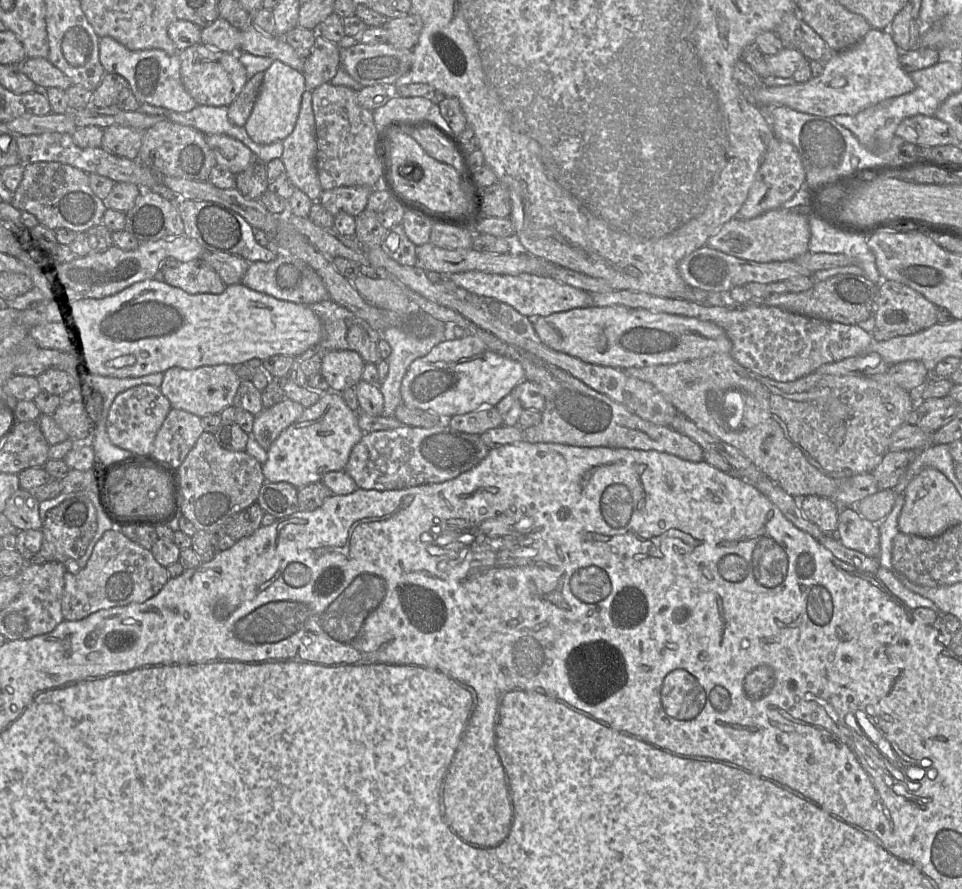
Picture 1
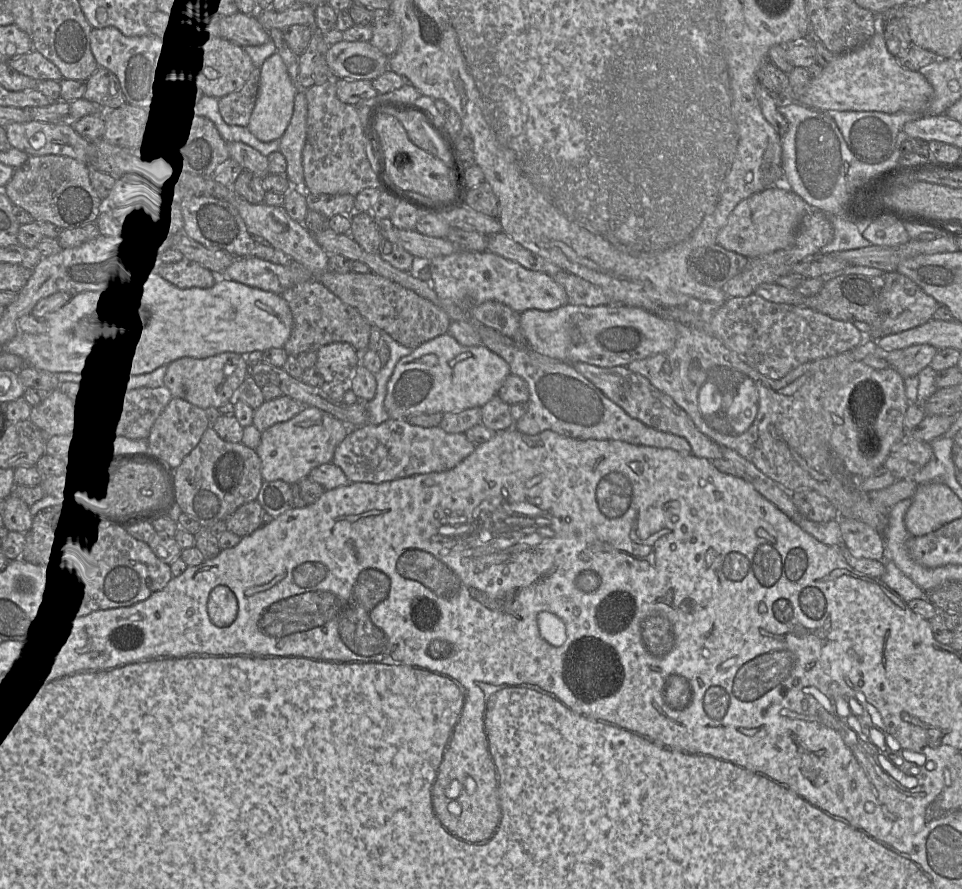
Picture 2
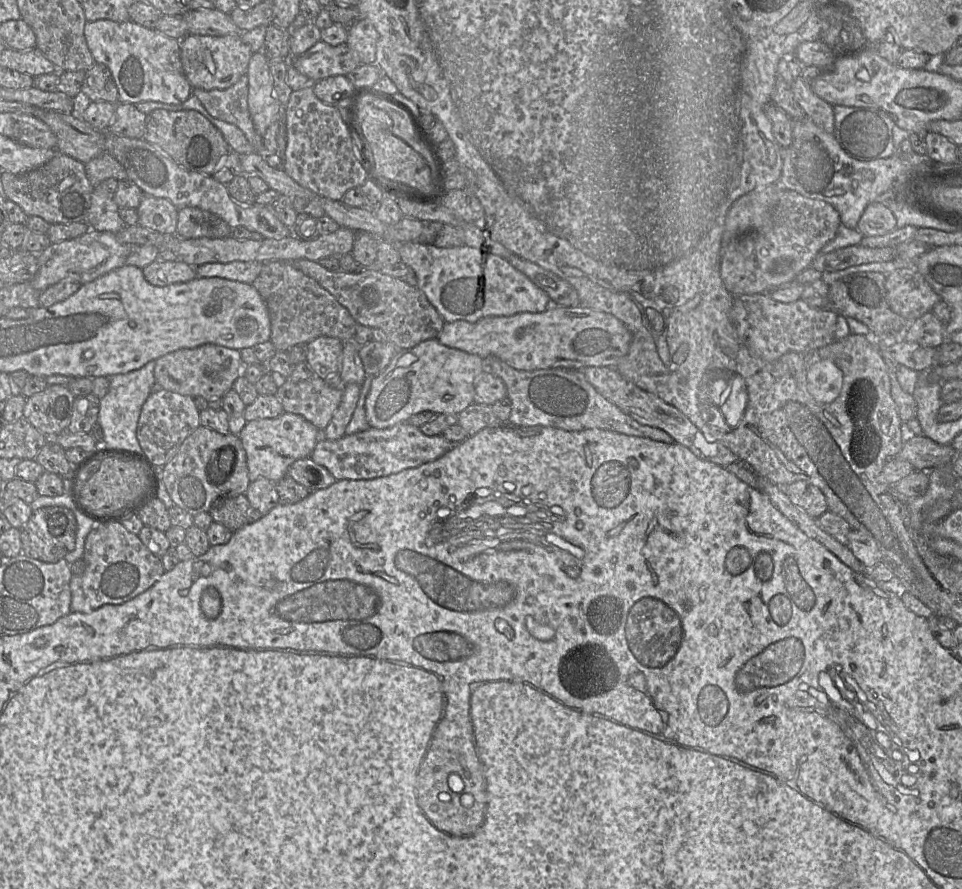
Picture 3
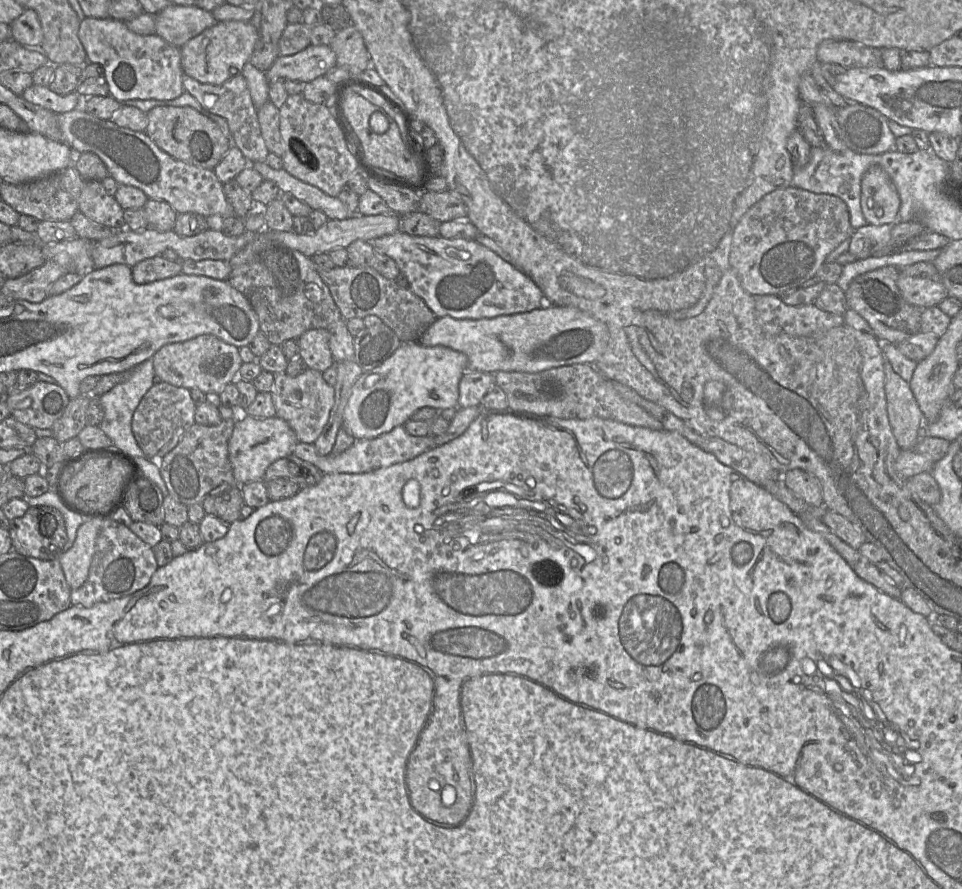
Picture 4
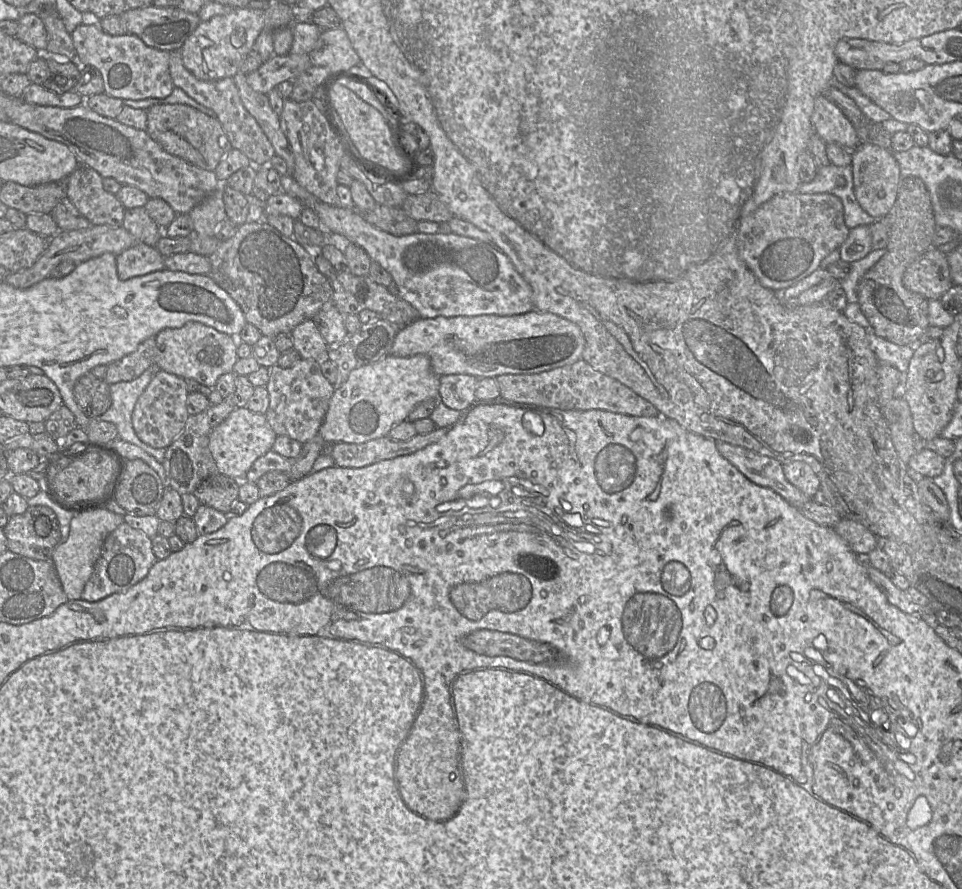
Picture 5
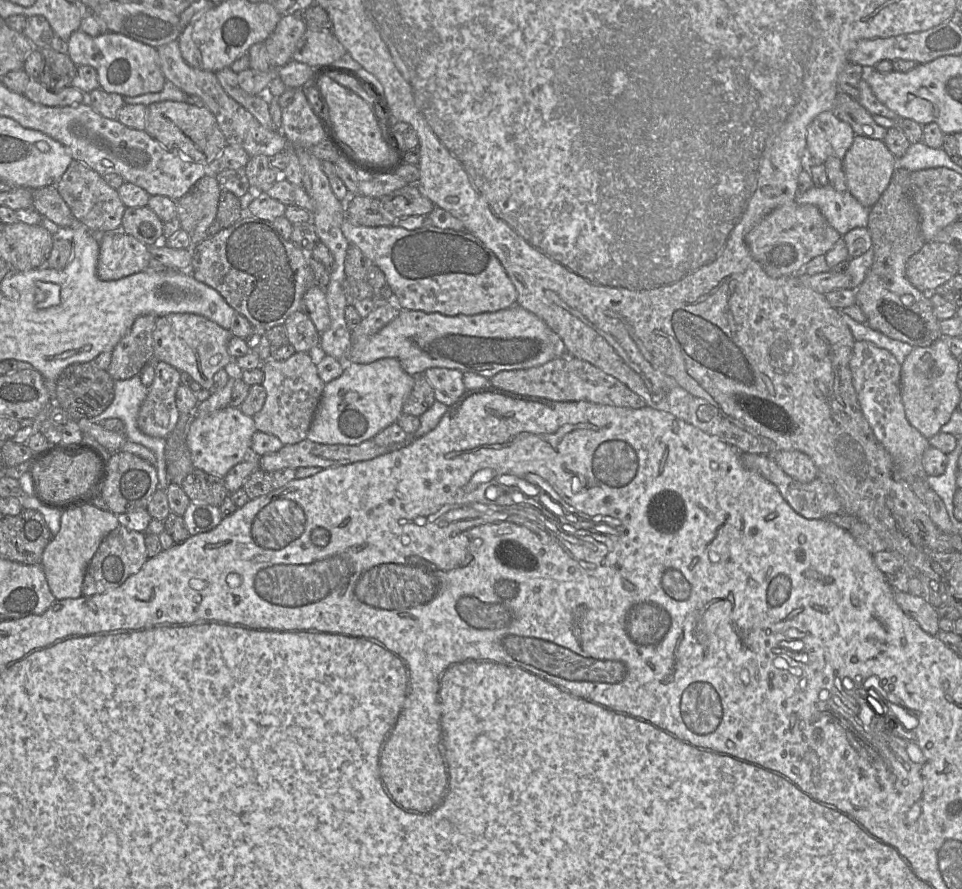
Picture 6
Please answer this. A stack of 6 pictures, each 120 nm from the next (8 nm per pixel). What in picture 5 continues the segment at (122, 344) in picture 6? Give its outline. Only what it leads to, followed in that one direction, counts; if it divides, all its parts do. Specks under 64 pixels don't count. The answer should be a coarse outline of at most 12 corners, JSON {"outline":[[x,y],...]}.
{"outline":[[155,337],[107,365],[109,385],[132,381],[155,363]]}

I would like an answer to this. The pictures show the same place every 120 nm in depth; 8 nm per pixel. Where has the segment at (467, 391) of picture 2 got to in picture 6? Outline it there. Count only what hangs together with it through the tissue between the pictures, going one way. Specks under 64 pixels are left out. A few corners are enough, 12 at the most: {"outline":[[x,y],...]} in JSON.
{"outline":[[394,358],[345,364],[306,439],[357,445],[403,415]]}

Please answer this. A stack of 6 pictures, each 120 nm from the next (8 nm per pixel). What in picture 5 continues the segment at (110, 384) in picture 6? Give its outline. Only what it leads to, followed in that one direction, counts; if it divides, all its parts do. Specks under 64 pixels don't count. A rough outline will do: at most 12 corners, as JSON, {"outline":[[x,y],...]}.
{"outline":[[87,372],[73,395],[97,419],[111,406],[110,385]]}

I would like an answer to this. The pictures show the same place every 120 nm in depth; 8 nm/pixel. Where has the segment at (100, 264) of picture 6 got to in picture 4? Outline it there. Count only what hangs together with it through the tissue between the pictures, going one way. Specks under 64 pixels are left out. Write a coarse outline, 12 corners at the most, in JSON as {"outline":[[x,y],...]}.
{"outline":[[160,255],[131,268],[133,281],[147,284],[182,274],[180,259]]}

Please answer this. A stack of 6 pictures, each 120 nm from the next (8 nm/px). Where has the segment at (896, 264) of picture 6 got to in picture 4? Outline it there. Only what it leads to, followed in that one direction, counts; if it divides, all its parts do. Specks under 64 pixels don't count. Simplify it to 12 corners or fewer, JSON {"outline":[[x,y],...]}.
{"outline":[[900,268],[857,276],[845,291],[882,343],[918,333],[923,308],[897,286]]}

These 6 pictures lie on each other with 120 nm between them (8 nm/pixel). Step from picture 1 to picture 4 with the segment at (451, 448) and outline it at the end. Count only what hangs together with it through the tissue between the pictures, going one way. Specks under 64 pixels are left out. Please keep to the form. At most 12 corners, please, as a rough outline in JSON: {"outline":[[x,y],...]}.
{"outline":[[403,426],[346,451],[320,455],[298,442],[293,455],[324,475],[365,473],[411,460],[433,447],[432,437]]}

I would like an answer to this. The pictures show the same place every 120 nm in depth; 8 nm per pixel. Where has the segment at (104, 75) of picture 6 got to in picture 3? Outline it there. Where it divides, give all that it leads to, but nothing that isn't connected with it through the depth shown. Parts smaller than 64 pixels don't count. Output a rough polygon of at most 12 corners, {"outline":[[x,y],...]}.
{"outline":[[87,21],[119,103],[193,93],[180,40],[133,21]]}

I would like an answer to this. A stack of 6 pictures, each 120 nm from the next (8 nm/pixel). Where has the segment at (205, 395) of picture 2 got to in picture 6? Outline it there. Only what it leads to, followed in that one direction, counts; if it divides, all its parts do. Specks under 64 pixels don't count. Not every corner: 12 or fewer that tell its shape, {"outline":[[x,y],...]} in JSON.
{"outline":[[201,315],[158,317],[155,361],[206,390],[233,360],[231,331]]}

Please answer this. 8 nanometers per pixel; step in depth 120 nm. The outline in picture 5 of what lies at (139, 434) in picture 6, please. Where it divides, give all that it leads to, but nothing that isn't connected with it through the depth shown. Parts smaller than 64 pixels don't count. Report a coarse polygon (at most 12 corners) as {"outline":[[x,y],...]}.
{"outline":[[153,363],[135,380],[111,384],[111,406],[97,419],[113,423],[120,439],[162,464],[166,449],[135,433],[138,398],[159,370]]}

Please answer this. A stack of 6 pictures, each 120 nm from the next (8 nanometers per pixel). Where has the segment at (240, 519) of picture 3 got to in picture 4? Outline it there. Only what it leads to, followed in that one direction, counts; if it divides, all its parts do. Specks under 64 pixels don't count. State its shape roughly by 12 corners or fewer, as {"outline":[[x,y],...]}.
{"outline":[[240,485],[229,486],[201,502],[206,514],[228,525],[240,520]]}

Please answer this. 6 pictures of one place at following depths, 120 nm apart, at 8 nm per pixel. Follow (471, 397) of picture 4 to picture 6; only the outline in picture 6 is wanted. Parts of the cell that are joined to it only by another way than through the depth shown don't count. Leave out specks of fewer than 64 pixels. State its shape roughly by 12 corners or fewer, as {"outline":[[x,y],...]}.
{"outline":[[433,367],[423,375],[448,407],[466,392],[463,372]]}

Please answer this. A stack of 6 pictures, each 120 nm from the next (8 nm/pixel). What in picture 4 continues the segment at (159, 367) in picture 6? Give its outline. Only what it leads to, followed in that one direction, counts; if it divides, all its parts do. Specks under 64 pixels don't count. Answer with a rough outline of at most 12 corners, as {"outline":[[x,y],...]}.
{"outline":[[157,381],[132,418],[160,463],[195,423],[190,390]]}

